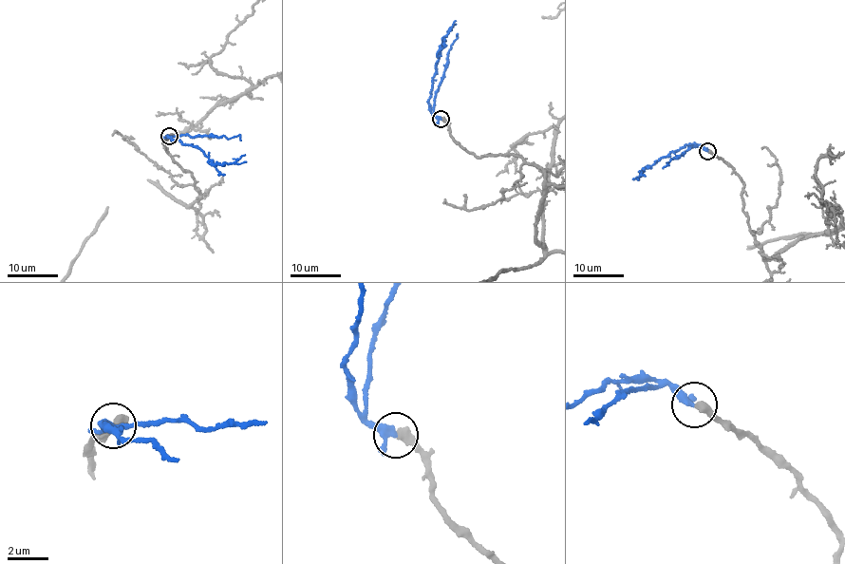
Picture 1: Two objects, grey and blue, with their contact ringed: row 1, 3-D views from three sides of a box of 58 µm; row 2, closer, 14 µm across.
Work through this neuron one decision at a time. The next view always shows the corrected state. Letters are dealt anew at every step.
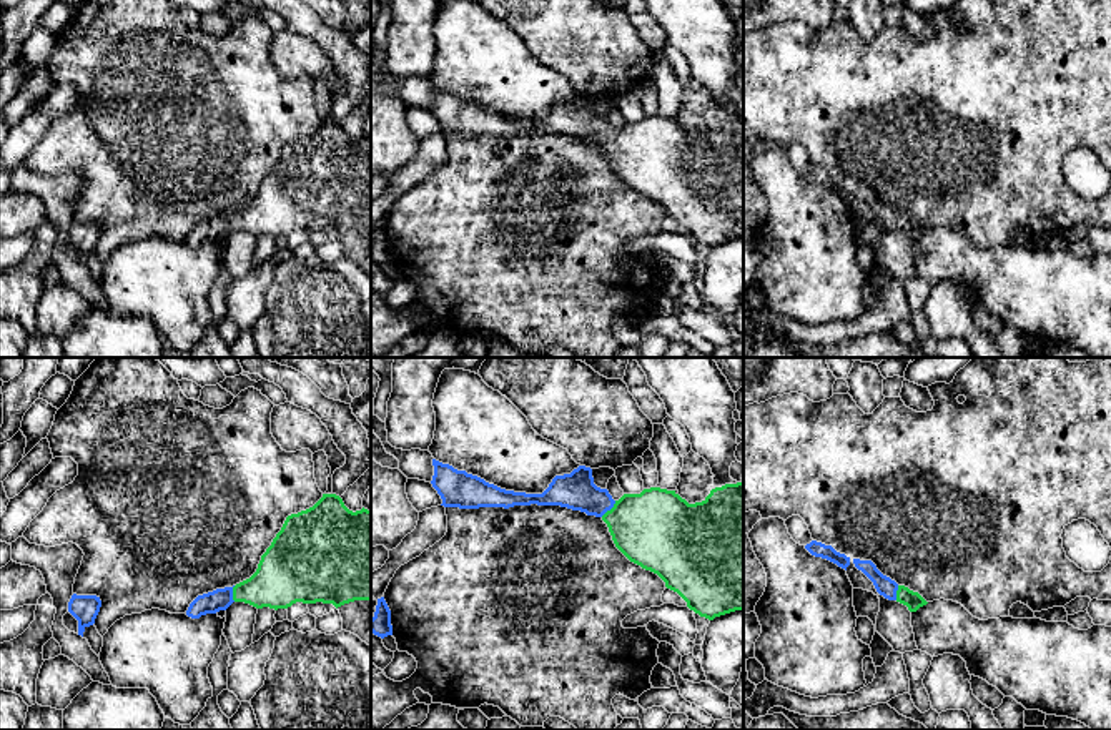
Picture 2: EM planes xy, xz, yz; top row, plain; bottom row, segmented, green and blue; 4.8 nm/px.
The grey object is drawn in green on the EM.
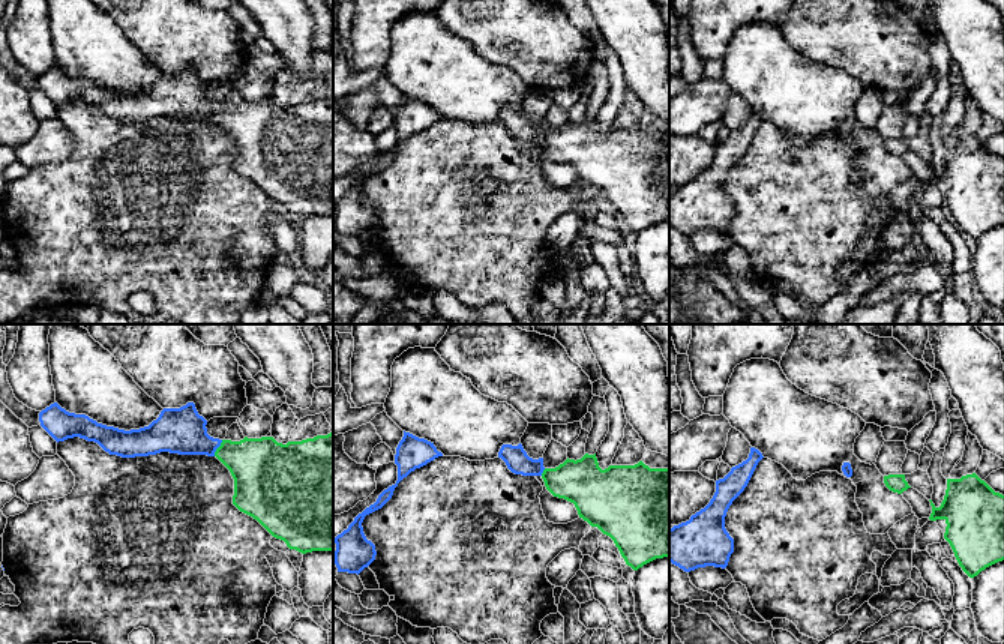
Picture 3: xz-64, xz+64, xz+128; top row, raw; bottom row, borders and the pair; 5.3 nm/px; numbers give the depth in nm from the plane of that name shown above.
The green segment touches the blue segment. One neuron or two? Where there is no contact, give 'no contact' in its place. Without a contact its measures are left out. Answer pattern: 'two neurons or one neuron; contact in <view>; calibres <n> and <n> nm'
one neuron; contact in xz; calibres 380 and 180 nm

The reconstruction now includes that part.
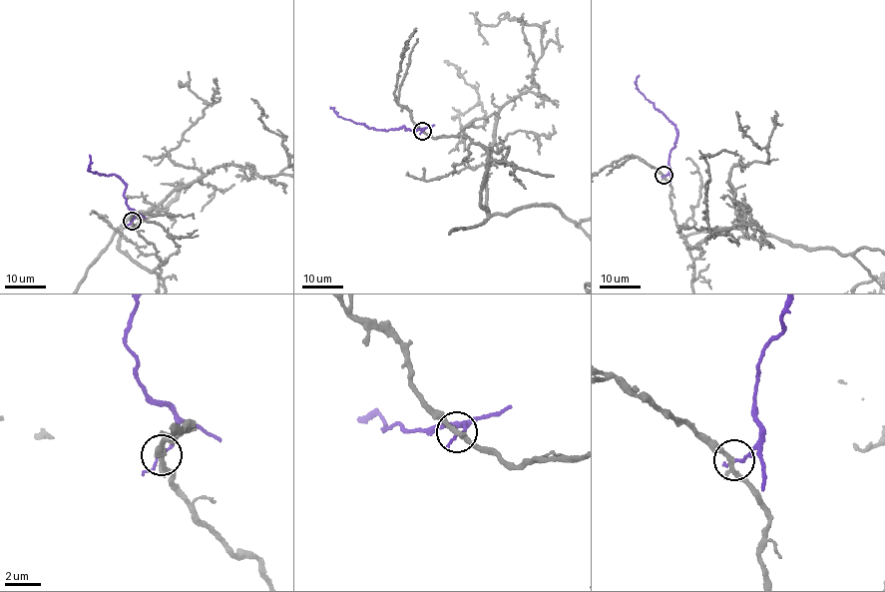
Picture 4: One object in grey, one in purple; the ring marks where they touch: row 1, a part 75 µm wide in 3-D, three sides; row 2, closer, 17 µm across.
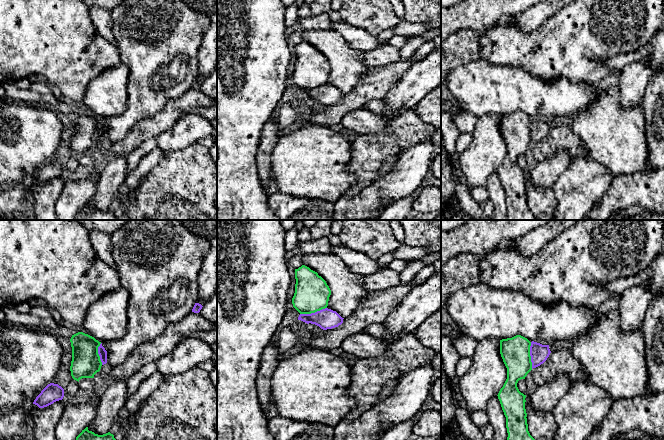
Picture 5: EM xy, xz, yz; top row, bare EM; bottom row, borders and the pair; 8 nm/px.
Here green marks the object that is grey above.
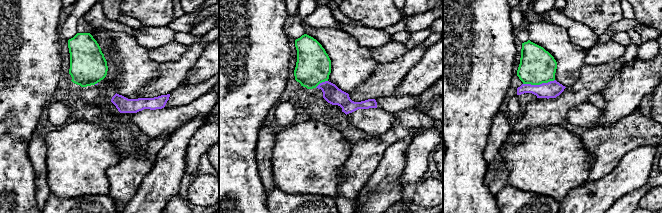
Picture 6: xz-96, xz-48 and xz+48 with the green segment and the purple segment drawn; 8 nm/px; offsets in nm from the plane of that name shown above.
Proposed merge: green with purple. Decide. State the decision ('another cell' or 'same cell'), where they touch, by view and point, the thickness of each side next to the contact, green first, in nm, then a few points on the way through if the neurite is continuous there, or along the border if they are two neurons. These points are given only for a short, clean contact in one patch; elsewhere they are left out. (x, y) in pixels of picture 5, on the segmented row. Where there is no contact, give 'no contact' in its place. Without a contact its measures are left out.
another cell | xz (313, 312) | 280/160 nm | along xz (326, 307), (314, 312), (300, 314)

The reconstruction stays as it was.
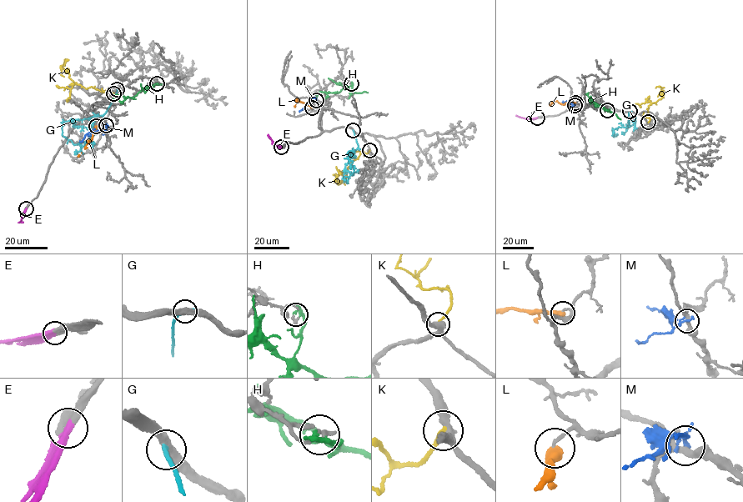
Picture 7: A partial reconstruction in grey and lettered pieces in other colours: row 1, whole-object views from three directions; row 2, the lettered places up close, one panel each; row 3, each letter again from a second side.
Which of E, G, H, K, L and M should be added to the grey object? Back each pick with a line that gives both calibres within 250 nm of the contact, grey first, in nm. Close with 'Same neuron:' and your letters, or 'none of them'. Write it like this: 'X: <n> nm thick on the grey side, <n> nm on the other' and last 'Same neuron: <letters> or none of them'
E: 440 nm thick on the grey side, 440 nm on the other
Same neuron: E

